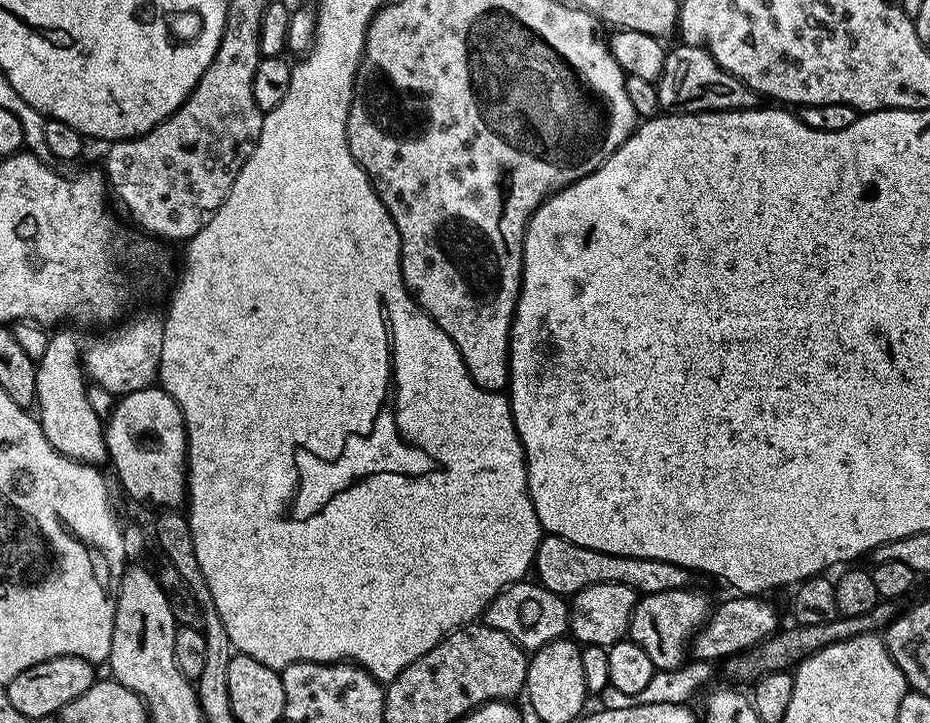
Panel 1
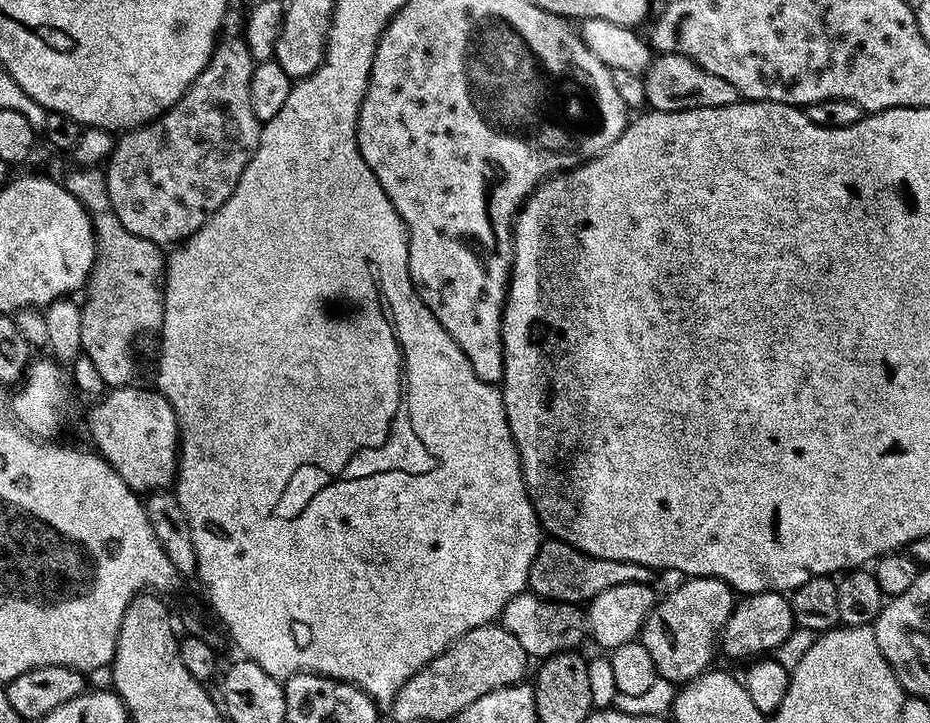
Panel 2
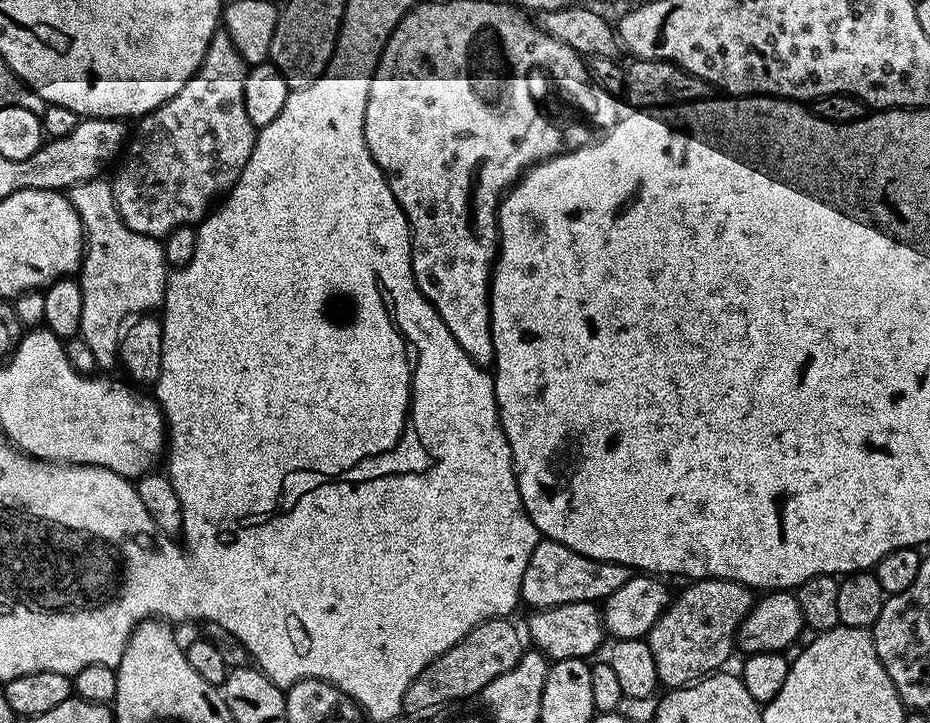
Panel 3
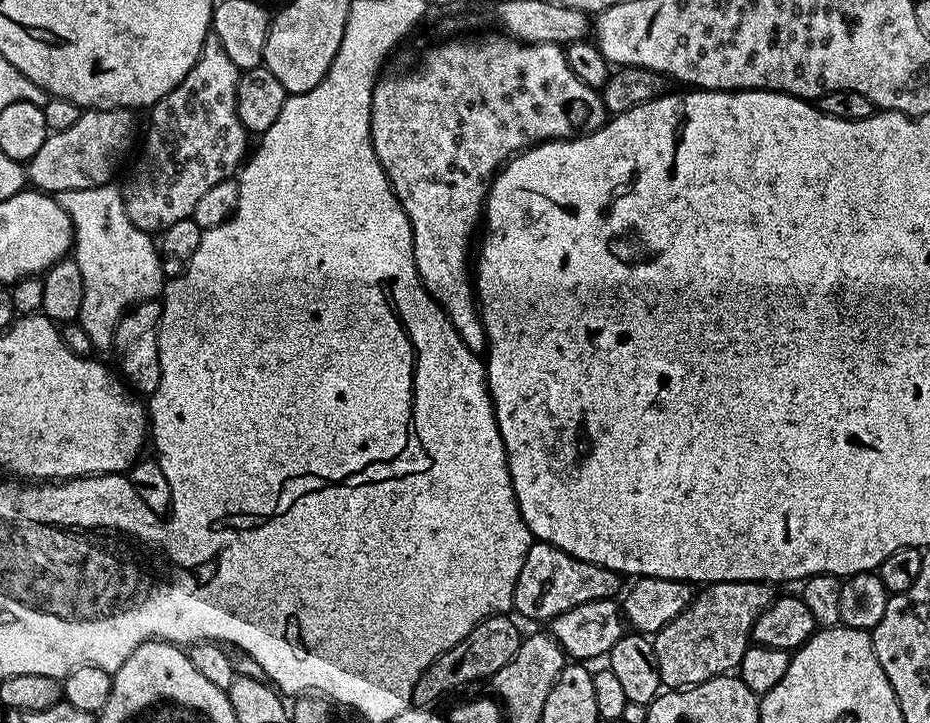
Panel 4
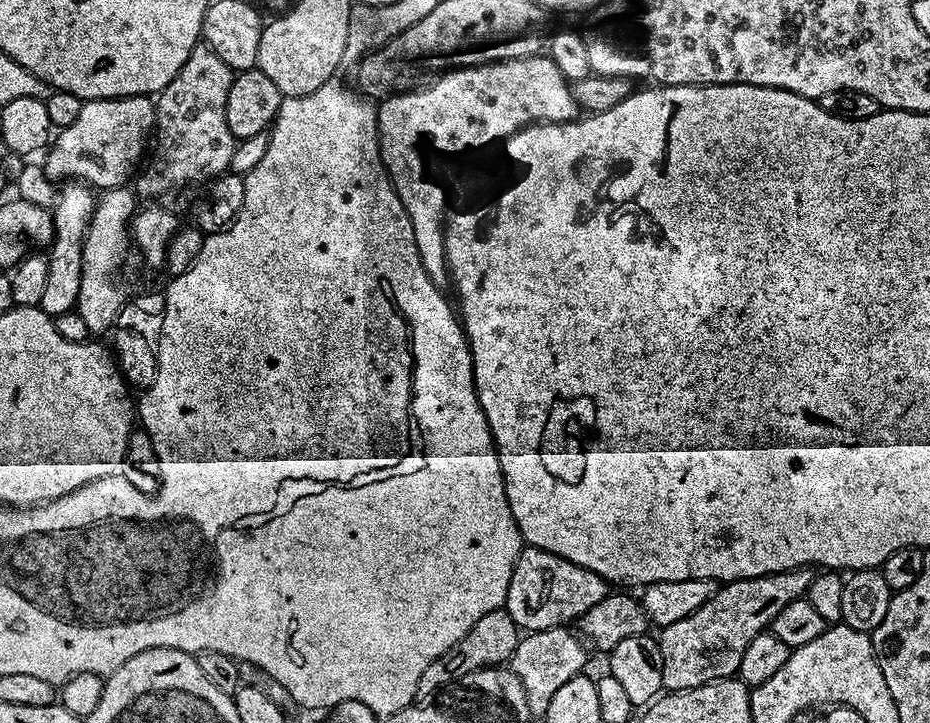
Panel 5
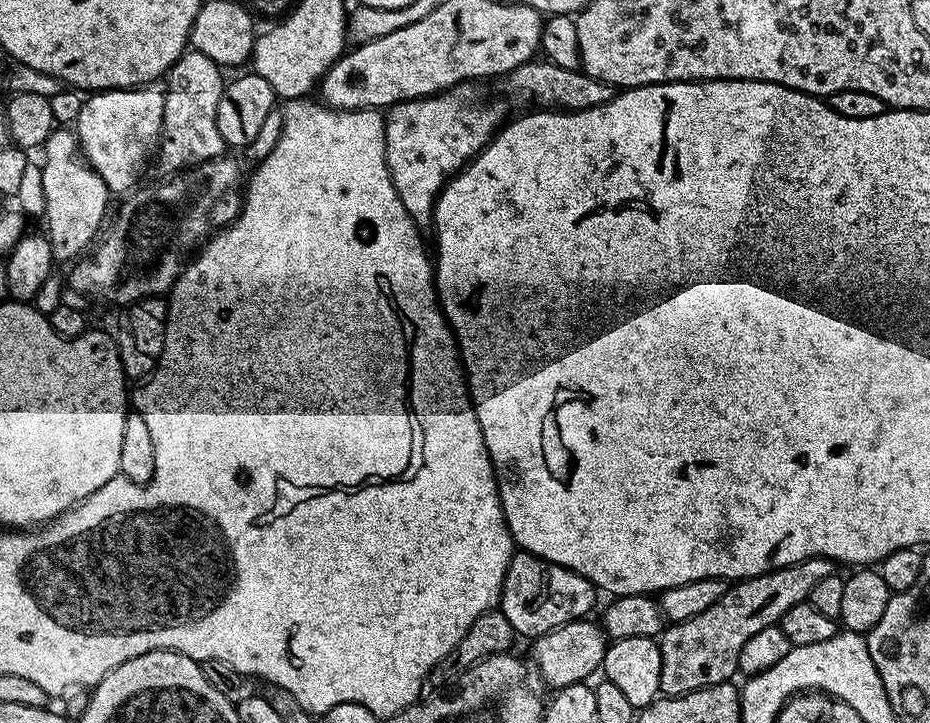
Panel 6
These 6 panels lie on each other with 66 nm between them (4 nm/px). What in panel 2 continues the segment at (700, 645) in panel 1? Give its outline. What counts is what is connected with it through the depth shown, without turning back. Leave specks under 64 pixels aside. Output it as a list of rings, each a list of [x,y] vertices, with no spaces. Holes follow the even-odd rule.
[[[750,592],[741,595],[737,599],[736,607],[732,609],[730,618],[726,626],[720,632],[718,648],[721,653],[725,652],[732,660],[751,661],[753,658],[763,657],[765,654],[772,654],[775,648],[780,648],[788,639],[791,638],[792,632],[796,628],[796,619],[792,613],[792,601],[785,593],[782,592]]]

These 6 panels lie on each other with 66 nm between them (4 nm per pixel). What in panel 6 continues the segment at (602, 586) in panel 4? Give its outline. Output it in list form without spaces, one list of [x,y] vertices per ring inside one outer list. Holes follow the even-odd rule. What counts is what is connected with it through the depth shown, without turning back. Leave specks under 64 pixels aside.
[[[520,550],[513,555],[506,570],[498,610],[506,622],[510,622],[517,637],[535,638],[550,630],[558,630],[558,626],[585,619],[596,604],[596,596],[598,590],[589,580],[582,578],[582,574]]]

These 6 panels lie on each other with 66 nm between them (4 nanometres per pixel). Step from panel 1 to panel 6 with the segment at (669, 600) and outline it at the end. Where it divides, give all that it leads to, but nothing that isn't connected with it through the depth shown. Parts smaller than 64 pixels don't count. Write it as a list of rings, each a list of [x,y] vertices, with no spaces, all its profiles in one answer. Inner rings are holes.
[[[815,556],[803,560],[789,568],[775,568],[761,576],[751,576],[749,580],[733,583],[728,593],[710,610],[702,610],[702,614],[694,614],[694,618],[683,620],[681,624],[672,624],[665,627],[659,637],[660,653],[662,654],[662,674],[660,675],[660,690],[665,697],[682,696],[686,692],[693,692],[699,688],[708,688],[711,684],[723,684],[733,679],[738,672],[738,654],[742,654],[742,646],[746,646],[749,638],[754,638],[758,630],[779,625],[780,620],[790,610],[790,606],[805,603],[814,590],[814,585],[822,582],[822,578],[833,575],[834,564],[831,560],[824,560]]]

